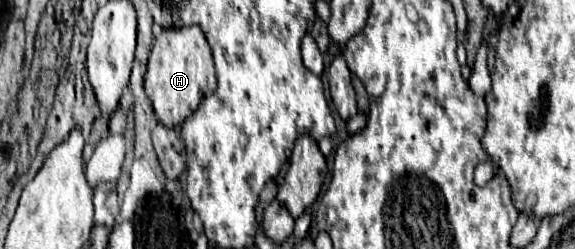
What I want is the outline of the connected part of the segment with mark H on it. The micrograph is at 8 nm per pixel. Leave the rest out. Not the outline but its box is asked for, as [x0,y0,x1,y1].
[145,24,217,128]

